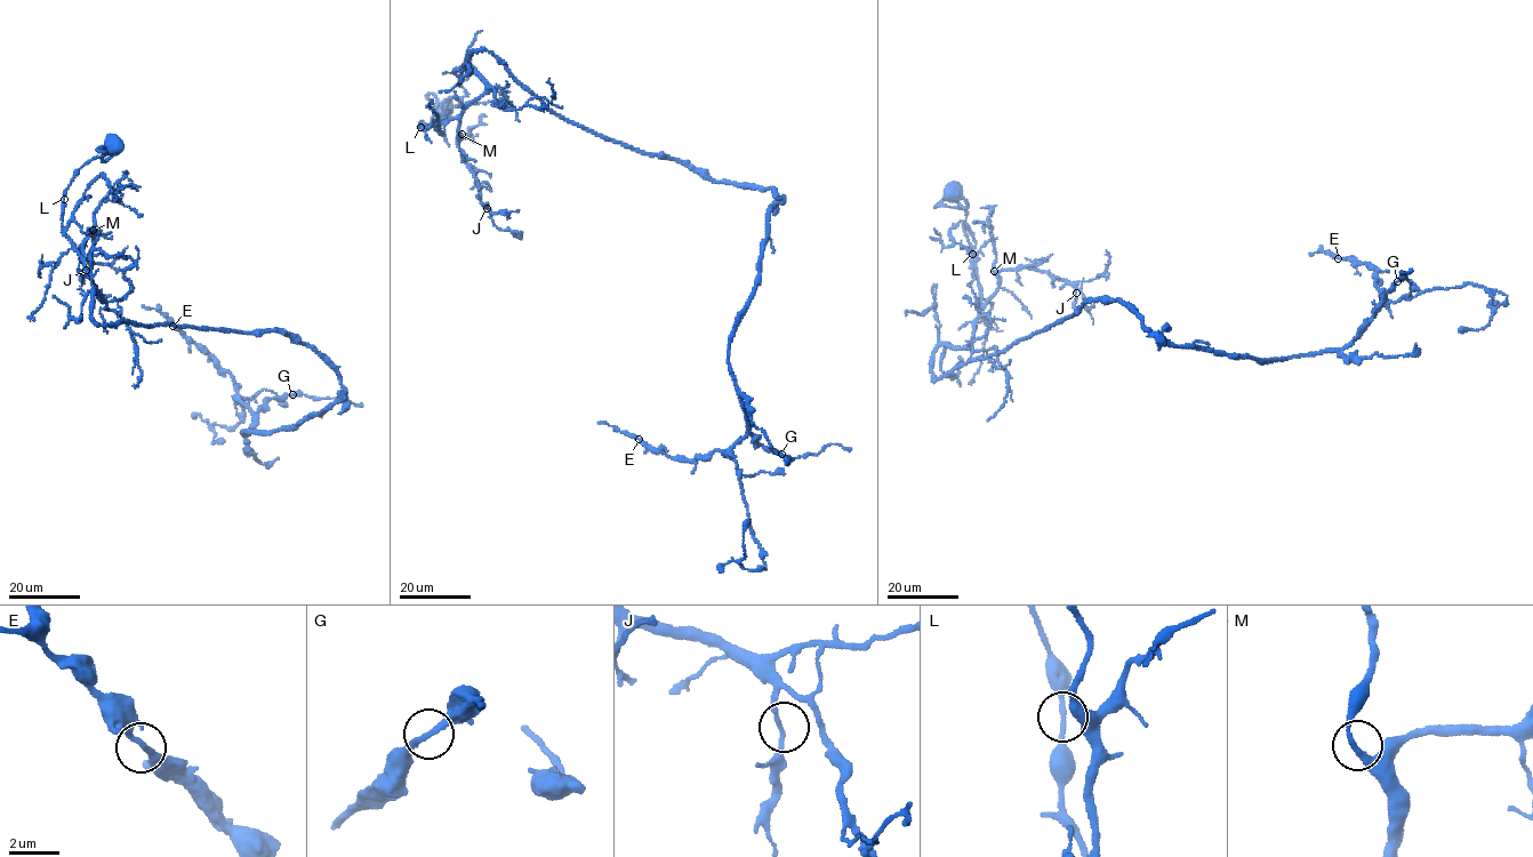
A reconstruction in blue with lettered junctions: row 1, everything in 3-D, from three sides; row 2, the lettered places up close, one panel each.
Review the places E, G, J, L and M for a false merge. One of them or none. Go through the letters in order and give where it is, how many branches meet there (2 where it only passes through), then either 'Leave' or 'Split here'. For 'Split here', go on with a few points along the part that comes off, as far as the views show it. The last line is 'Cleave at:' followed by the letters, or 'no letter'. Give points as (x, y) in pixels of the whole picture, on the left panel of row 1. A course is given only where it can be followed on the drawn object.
E: Place: (173, 326). Branches: 2. Leave
G: Place: (293, 394). Branches: 2. Leave
J: Place: (86, 270). Branches: 2. Leave
L: Place: (64, 199). Branches: 2. Leave
M: Place: (93, 230). Branches: 2. Leave
Cleave at: no letter

